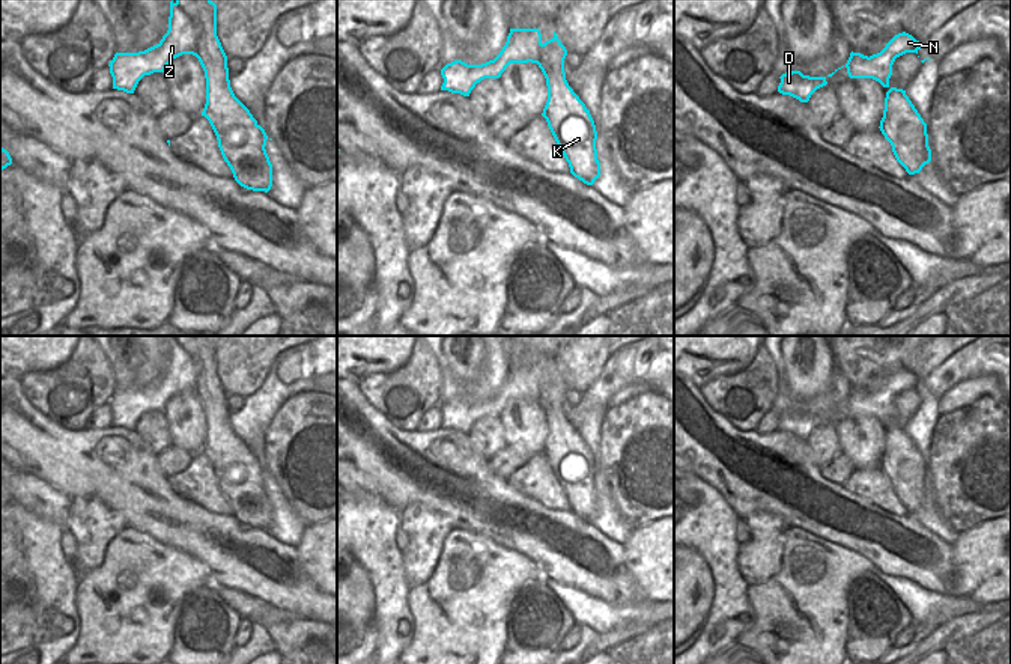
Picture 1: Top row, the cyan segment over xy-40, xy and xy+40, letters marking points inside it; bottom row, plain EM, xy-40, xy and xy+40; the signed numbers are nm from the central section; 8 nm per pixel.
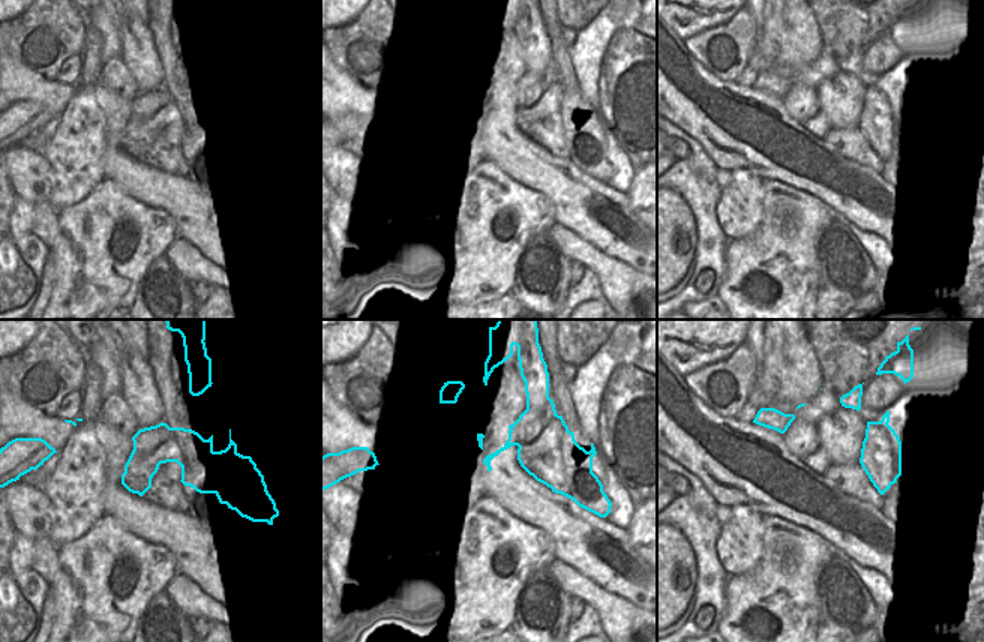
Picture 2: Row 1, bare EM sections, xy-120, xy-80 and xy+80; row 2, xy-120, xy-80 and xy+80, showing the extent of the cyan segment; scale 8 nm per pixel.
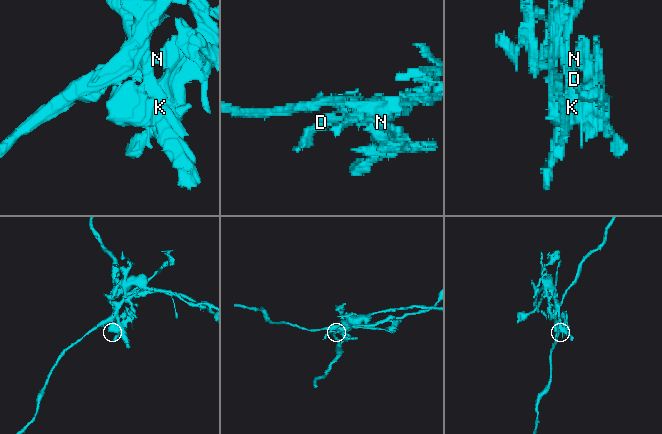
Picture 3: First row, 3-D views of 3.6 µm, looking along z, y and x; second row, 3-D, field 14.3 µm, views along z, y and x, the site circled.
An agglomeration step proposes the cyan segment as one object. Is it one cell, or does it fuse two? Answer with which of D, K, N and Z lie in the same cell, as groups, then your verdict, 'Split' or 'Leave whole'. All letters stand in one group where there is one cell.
Groups: D N Z / K. Split.

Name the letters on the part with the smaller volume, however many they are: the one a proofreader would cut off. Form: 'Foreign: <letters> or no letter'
Foreign: K

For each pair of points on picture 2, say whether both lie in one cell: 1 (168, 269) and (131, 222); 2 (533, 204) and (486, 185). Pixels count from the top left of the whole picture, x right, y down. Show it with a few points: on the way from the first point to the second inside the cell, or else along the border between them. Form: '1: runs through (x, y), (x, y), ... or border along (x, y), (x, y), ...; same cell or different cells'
1: border along (192, 243), (179, 239), (153, 261), (138, 285); different cells
2: runs through (521, 204), (506, 204), (498, 197); same cell

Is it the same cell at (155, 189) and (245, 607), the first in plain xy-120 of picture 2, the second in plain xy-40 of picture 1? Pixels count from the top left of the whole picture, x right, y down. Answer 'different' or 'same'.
different

